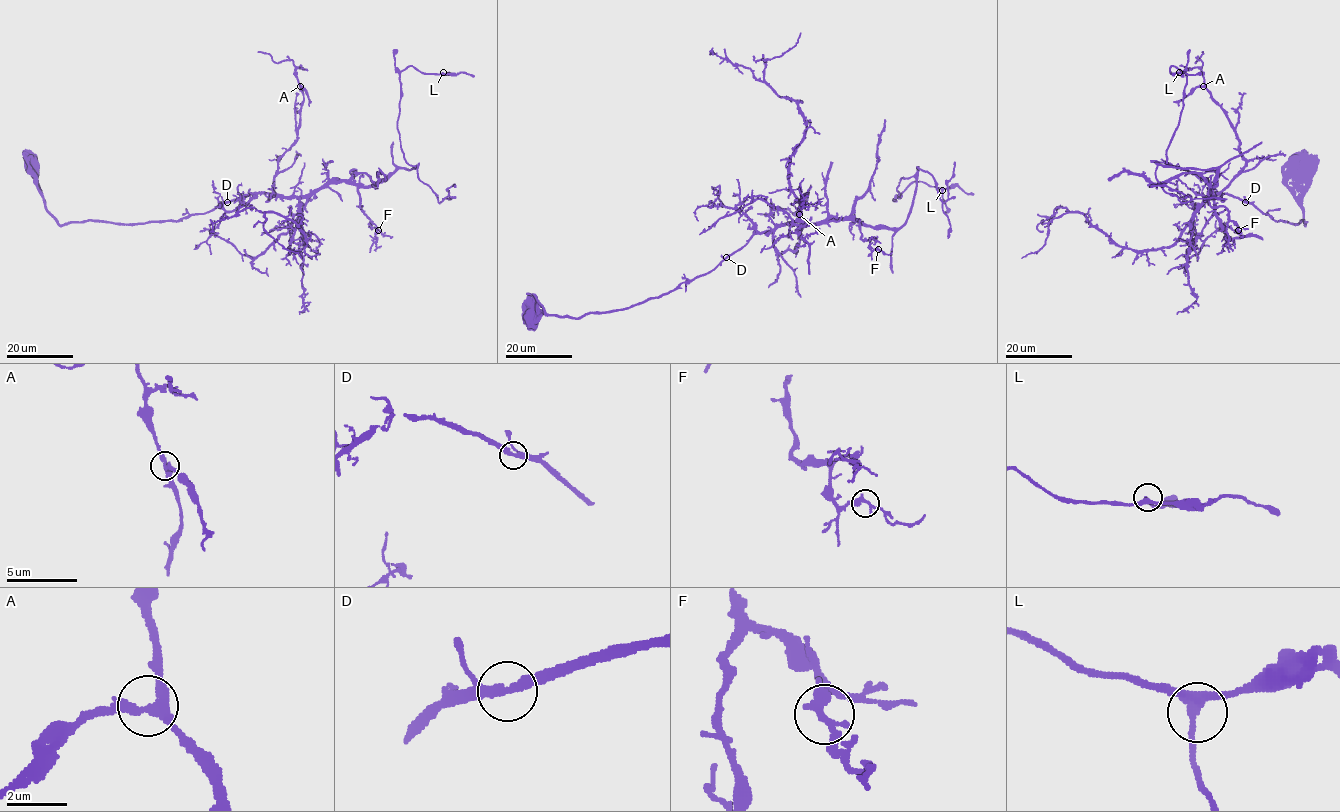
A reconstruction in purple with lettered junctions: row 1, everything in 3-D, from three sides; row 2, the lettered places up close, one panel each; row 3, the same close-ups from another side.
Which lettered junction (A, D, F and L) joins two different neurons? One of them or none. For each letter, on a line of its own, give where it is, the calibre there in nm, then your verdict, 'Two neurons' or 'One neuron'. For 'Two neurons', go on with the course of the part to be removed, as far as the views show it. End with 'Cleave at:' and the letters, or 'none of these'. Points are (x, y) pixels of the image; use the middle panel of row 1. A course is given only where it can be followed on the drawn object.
A: Place: (799, 214). Thickness 220 nm. One neuron
D: Place: (726, 257). Thickness 200 nm. One neuron
F: Place: (878, 249). Thickness 220 nm. One neuron
L: Place: (942, 190). Thickness 240 nm. One neuron
Cleave at: none of these

